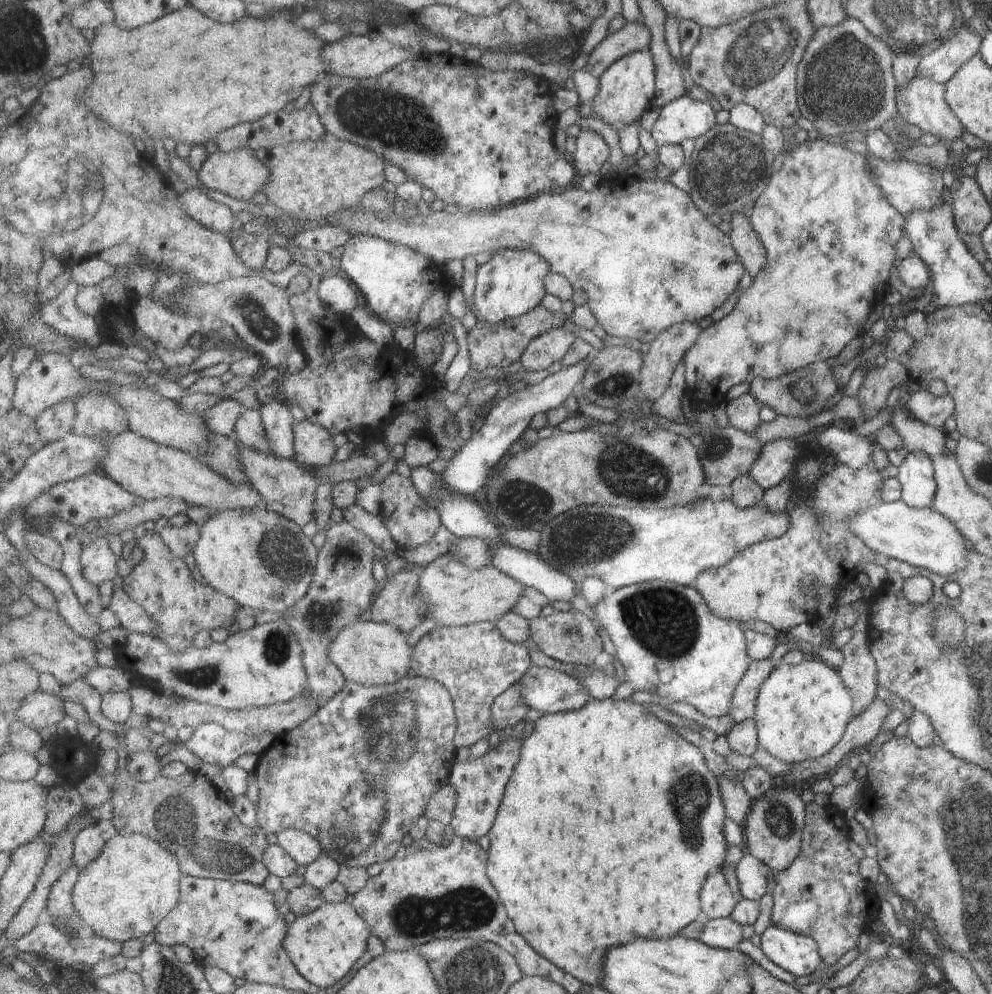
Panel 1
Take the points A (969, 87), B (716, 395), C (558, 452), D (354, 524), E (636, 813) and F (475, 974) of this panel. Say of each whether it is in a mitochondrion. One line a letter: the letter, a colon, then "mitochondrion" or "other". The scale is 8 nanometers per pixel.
A: other
B: other
C: other
D: other
E: other
F: mitochondrion

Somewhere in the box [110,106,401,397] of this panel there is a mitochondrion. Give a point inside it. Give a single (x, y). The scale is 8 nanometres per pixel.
(254, 313)

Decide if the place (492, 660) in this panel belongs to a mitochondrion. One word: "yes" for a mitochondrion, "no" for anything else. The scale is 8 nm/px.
yes

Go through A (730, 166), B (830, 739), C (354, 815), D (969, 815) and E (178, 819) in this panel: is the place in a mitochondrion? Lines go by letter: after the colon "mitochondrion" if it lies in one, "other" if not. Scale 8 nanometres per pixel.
A: mitochondrion
B: other
C: mitochondrion
D: mitochondrion
E: mitochondrion

